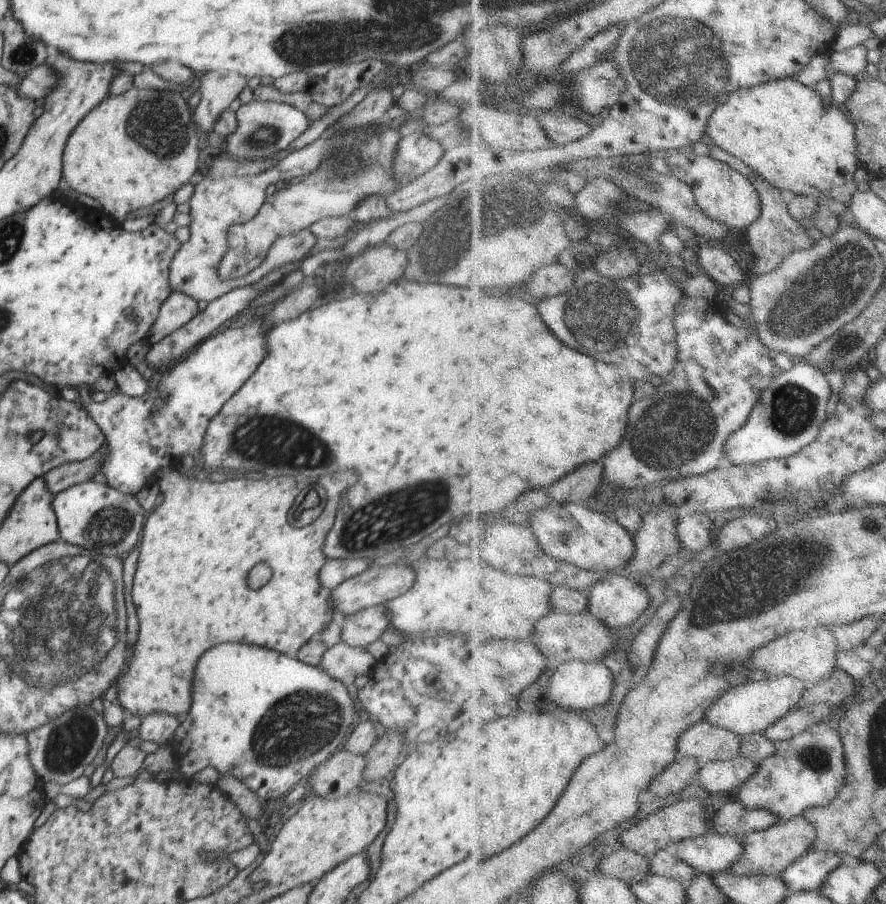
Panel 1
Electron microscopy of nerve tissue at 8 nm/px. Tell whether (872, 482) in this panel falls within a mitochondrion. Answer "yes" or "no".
no

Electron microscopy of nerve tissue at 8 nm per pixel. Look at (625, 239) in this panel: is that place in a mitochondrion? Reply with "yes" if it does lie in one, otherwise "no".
no

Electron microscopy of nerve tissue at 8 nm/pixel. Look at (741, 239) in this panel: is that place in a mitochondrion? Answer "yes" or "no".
no

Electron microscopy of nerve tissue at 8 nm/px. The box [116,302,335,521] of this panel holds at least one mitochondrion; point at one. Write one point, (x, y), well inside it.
(173, 432)

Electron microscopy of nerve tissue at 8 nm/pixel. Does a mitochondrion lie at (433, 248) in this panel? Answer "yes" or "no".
yes

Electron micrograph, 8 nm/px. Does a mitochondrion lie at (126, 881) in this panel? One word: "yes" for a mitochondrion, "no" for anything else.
no

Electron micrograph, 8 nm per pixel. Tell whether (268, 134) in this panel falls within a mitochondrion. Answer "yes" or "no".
yes

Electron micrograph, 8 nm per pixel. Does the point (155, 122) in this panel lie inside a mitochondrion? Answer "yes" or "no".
yes

